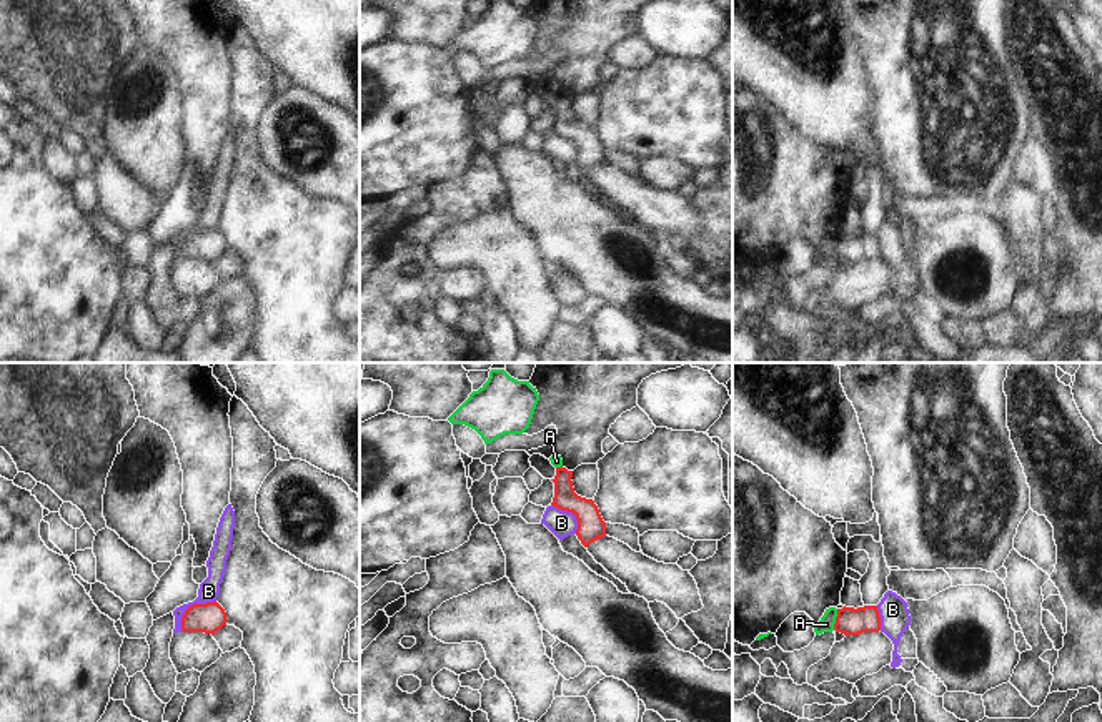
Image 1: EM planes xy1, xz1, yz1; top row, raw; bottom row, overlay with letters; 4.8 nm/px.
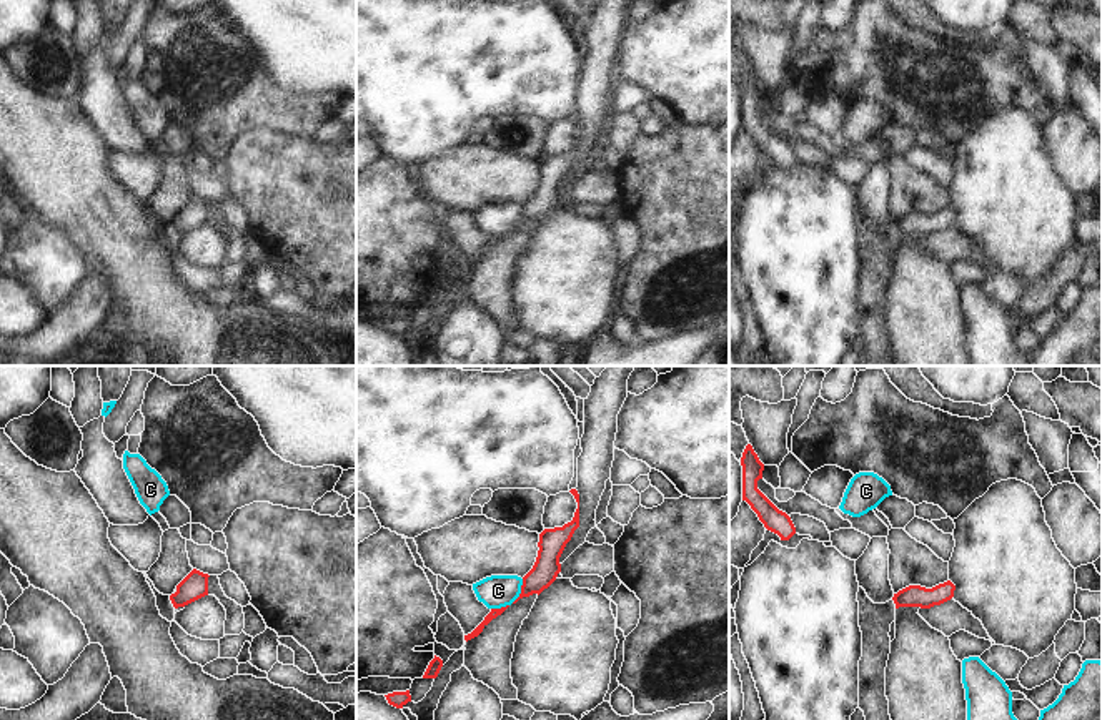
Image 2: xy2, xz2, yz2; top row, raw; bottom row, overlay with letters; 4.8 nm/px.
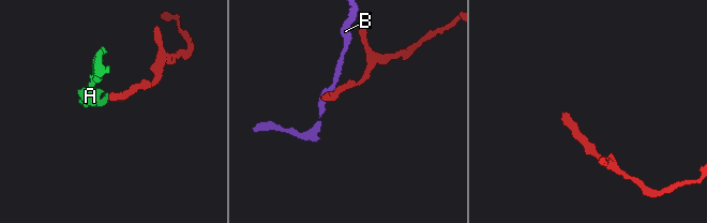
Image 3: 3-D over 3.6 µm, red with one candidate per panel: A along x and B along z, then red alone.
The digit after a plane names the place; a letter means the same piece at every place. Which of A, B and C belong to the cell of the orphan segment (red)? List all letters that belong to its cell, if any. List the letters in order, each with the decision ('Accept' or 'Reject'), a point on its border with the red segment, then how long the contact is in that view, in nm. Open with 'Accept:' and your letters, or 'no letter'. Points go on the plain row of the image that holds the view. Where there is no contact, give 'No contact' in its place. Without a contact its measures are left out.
Accept: A
A: Accept. Touches red at yz1 (836, 247). Shared border 110 nm
B: Reject. Touches red at xy1 (190, 233). Shared border 220 nm
C: Reject. Touches red at xz2 (521, 218). Shared border 130 nm

